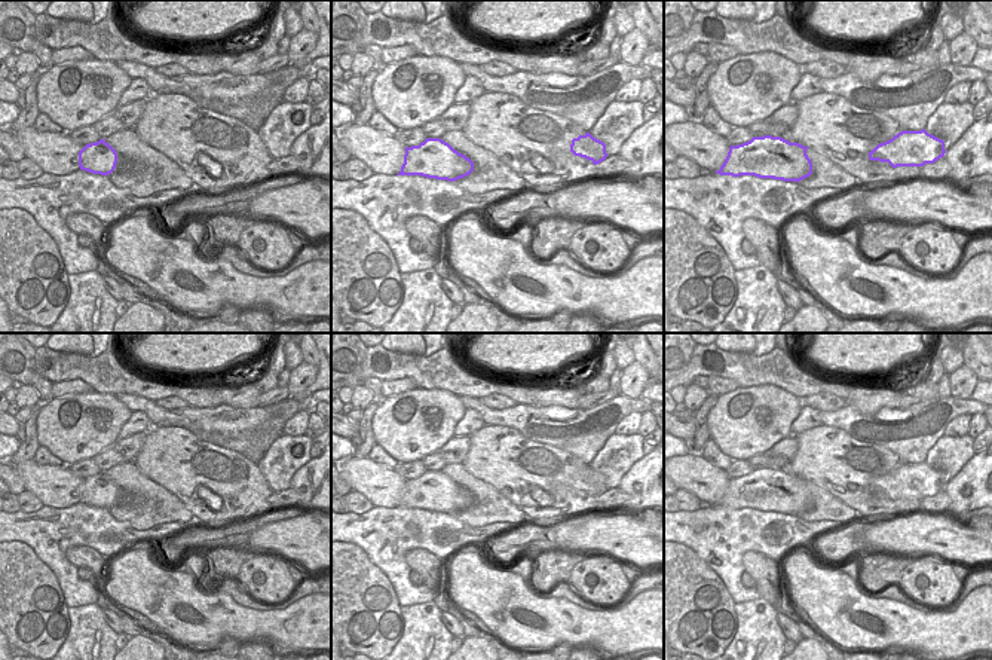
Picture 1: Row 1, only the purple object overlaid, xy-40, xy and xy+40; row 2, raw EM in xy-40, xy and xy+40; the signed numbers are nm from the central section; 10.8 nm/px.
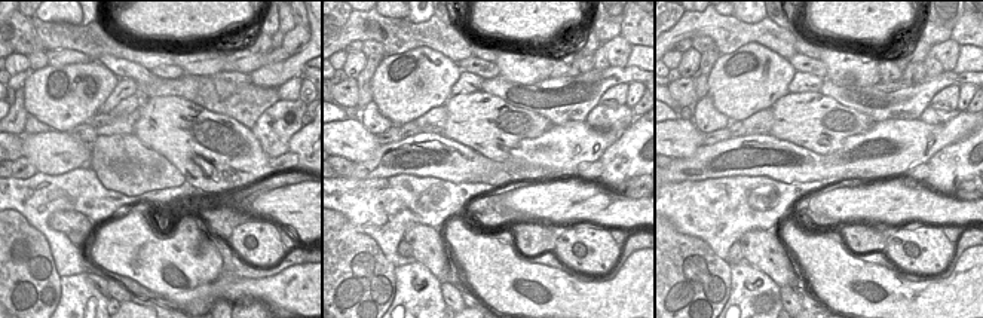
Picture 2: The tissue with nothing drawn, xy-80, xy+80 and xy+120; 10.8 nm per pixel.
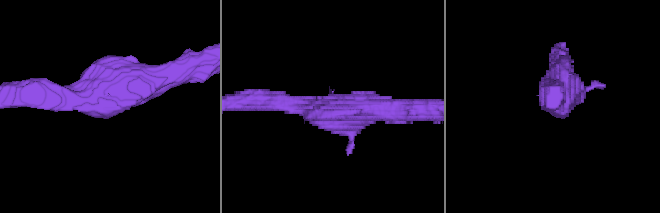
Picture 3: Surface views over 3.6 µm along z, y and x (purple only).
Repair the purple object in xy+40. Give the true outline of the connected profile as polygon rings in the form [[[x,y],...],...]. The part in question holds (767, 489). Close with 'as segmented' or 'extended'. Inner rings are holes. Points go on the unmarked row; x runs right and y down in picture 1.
[[[753,470],[750,474],[731,479],[716,507],[754,508],[783,514],[800,514],[812,507],[812,495],[805,480],[781,470]]] | as segmented

